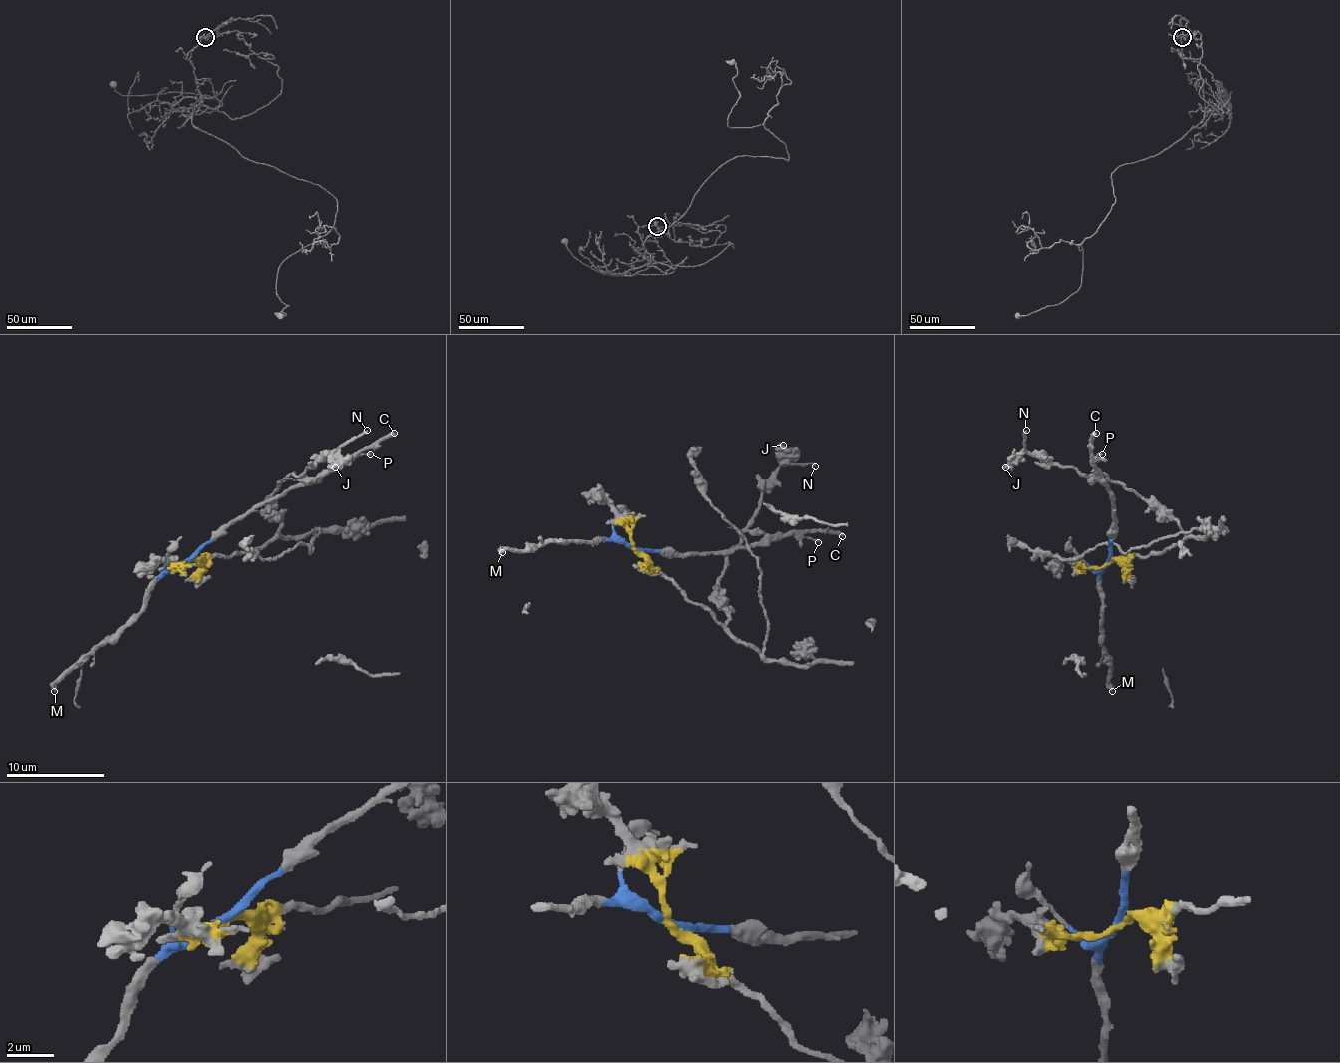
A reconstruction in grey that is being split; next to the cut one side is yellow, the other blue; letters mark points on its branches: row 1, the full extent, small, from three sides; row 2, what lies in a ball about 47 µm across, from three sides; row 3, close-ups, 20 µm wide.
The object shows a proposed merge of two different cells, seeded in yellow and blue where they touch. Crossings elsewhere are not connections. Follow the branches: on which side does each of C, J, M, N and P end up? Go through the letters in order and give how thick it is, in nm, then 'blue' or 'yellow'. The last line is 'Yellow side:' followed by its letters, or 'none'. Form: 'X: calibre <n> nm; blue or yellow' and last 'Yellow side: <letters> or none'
C: calibre 340 nm; blue
J: calibre 600 nm; yellow
M: calibre 360 nm; blue
N: calibre 180 nm; yellow
P: calibre 160 nm; blue
Yellow side: J, N

